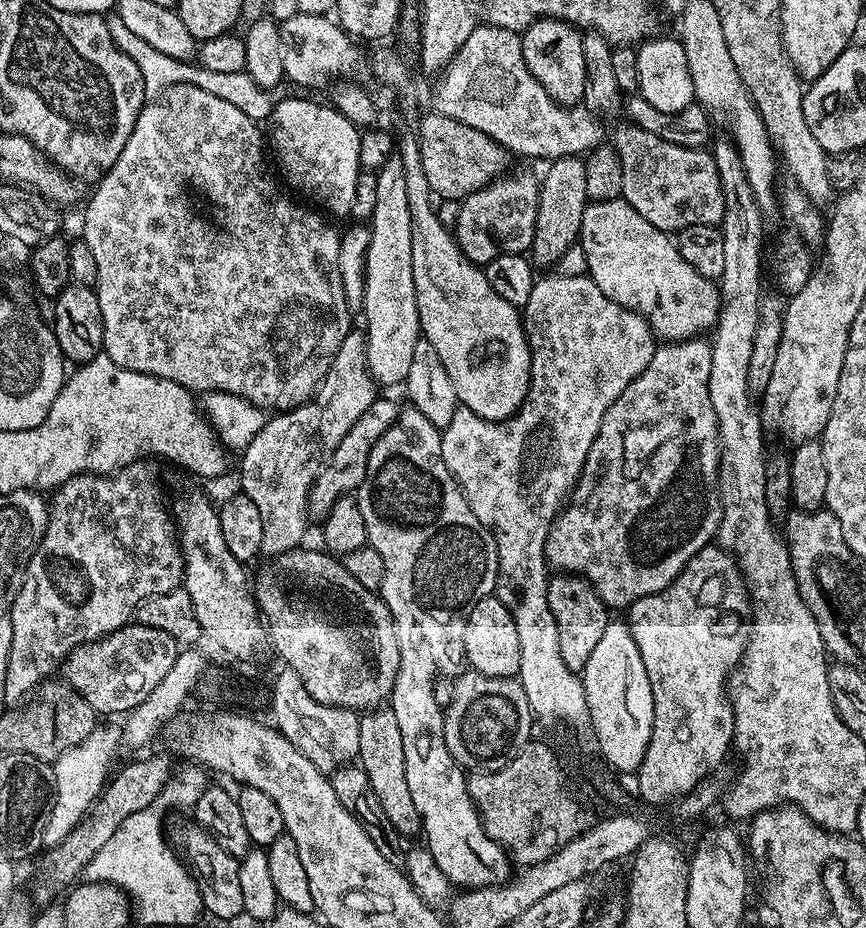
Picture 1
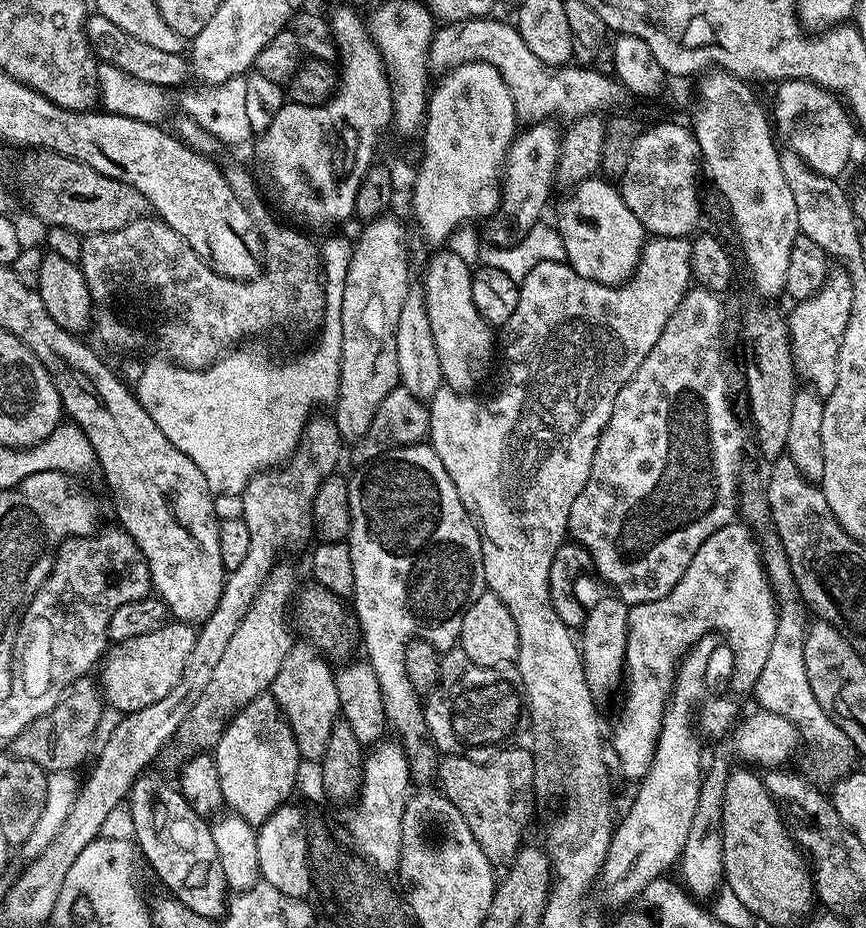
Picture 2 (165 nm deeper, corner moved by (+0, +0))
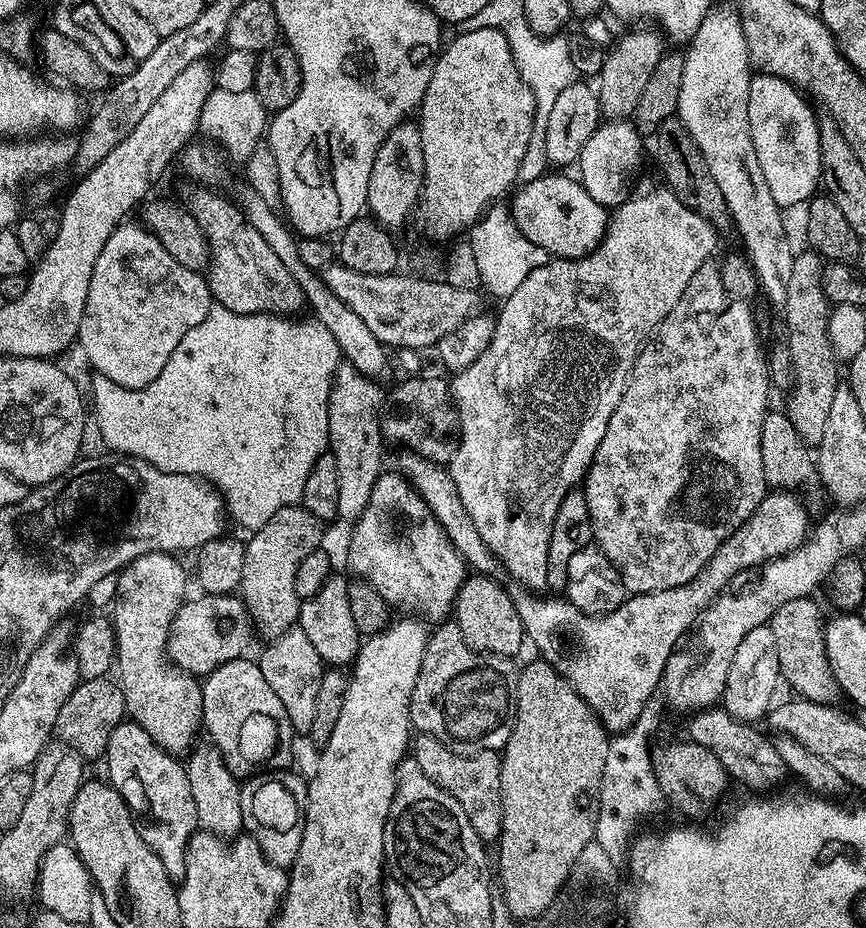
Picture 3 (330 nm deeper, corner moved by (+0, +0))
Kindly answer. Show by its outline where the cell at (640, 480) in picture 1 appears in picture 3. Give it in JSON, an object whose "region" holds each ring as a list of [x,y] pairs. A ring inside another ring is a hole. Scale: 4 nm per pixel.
{"region":[[[715,259],[698,266],[678,306],[674,306],[674,310],[666,314],[663,322],[656,327],[652,339],[640,351],[640,357],[628,376],[622,402],[618,402],[618,410],[610,414],[610,426],[606,426],[602,442],[598,442],[598,450],[588,468],[588,475],[582,481],[582,491],[590,510],[595,543],[600,543],[605,558],[616,567],[615,575],[629,593],[661,592],[691,582],[714,558],[718,548],[752,517],[754,510],[758,510],[769,491],[766,474],[762,470],[762,422],[770,410],[770,377],[766,348],[760,345],[760,332],[756,329],[755,318],[752,317],[752,307],[747,300],[735,300],[726,290],[726,286],[722,286],[720,265]]]}

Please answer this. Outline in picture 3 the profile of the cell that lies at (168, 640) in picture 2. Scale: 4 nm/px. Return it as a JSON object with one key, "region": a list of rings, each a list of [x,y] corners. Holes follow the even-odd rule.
{"region":[[[197,595],[197,600],[185,599],[176,611],[168,630],[166,656],[175,667],[190,676],[203,678],[228,660],[239,660],[245,655],[252,632],[248,629],[248,612],[239,595]]]}

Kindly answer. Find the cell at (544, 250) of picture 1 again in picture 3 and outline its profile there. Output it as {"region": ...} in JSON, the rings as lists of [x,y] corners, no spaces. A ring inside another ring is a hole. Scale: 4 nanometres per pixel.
{"region":[[[648,26],[633,28],[636,28],[633,32],[624,32],[615,37],[614,43],[607,49],[604,65],[598,75],[600,114],[608,122],[628,120],[635,113],[642,90],[646,90],[646,82],[650,82],[650,74],[654,74],[658,62],[666,54],[666,40],[659,31]]]}

